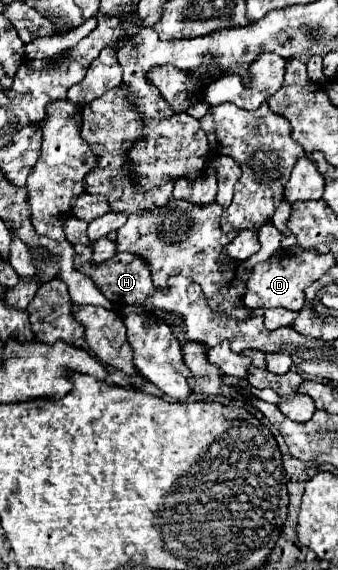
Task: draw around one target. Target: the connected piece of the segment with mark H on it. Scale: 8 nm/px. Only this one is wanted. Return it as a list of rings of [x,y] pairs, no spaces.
[[[68,217],[64,223],[64,233],[66,233],[68,241],[72,241],[72,245],[76,247],[76,269],[84,271],[84,275],[88,275],[96,283],[96,287],[100,287],[102,295],[106,295],[112,303],[116,303],[116,307],[144,305],[144,301],[154,293],[148,263],[144,263],[144,259],[134,253],[116,253],[112,259],[108,259],[104,263],[94,263],[92,261],[94,241],[88,241],[86,229],[88,229],[88,223],[84,219]]]

